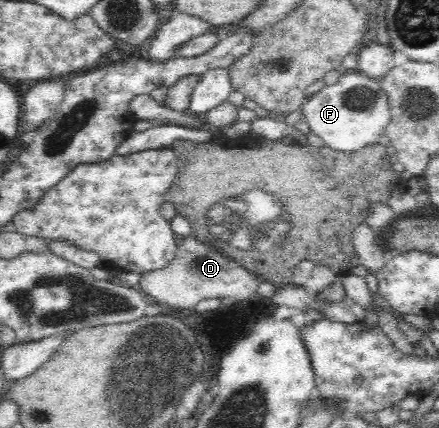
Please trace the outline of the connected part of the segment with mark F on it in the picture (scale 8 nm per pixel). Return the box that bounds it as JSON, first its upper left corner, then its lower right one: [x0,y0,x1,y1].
[300,70,389,153]

